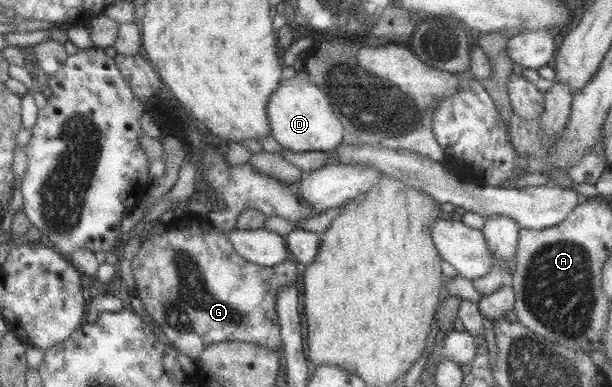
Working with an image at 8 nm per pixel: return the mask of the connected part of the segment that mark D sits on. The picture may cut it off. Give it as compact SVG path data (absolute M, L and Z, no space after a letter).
M281 79L275 91L269 96L266 114L271 137L289 151L329 152L342 142L344 131L327 95L307 79Z

